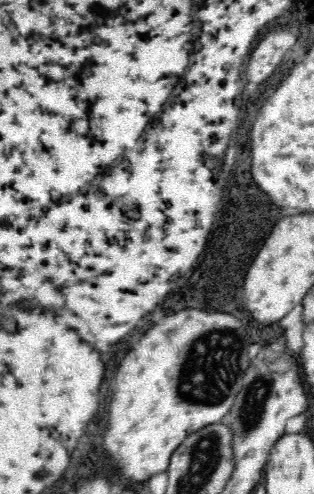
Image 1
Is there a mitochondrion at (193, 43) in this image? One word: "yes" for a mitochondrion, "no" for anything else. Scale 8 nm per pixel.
no

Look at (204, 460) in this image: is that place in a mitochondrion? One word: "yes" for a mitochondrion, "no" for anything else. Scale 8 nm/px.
yes

